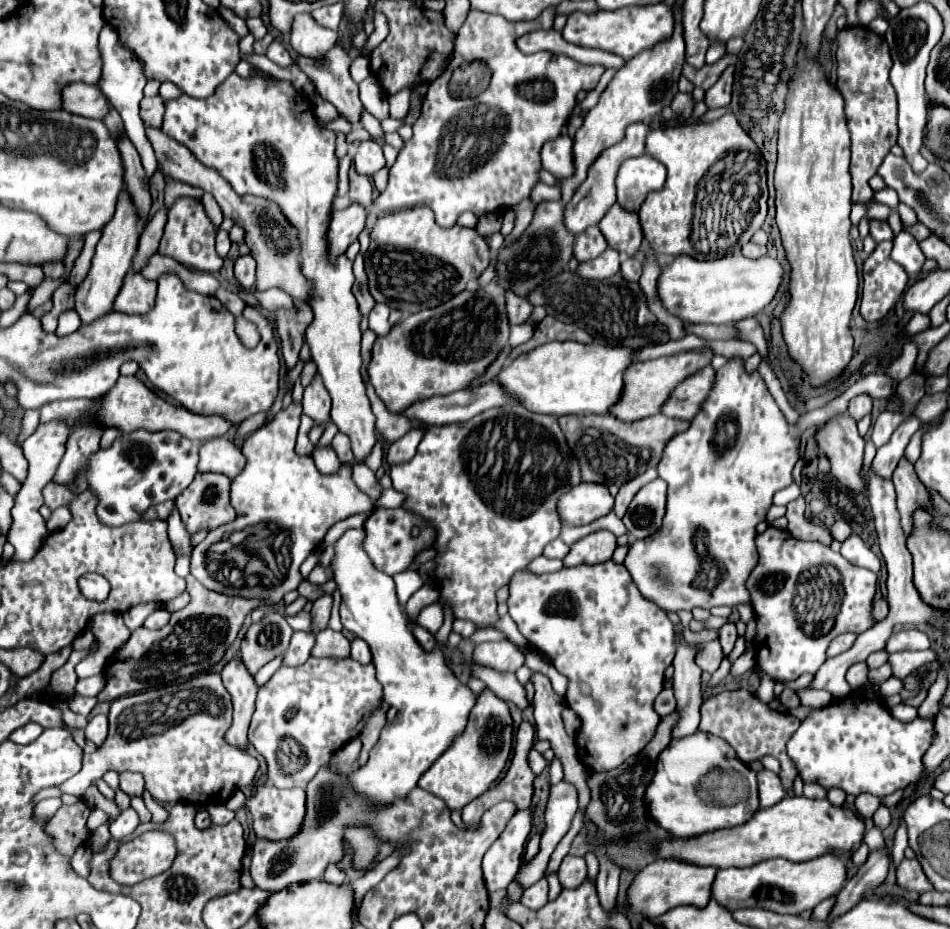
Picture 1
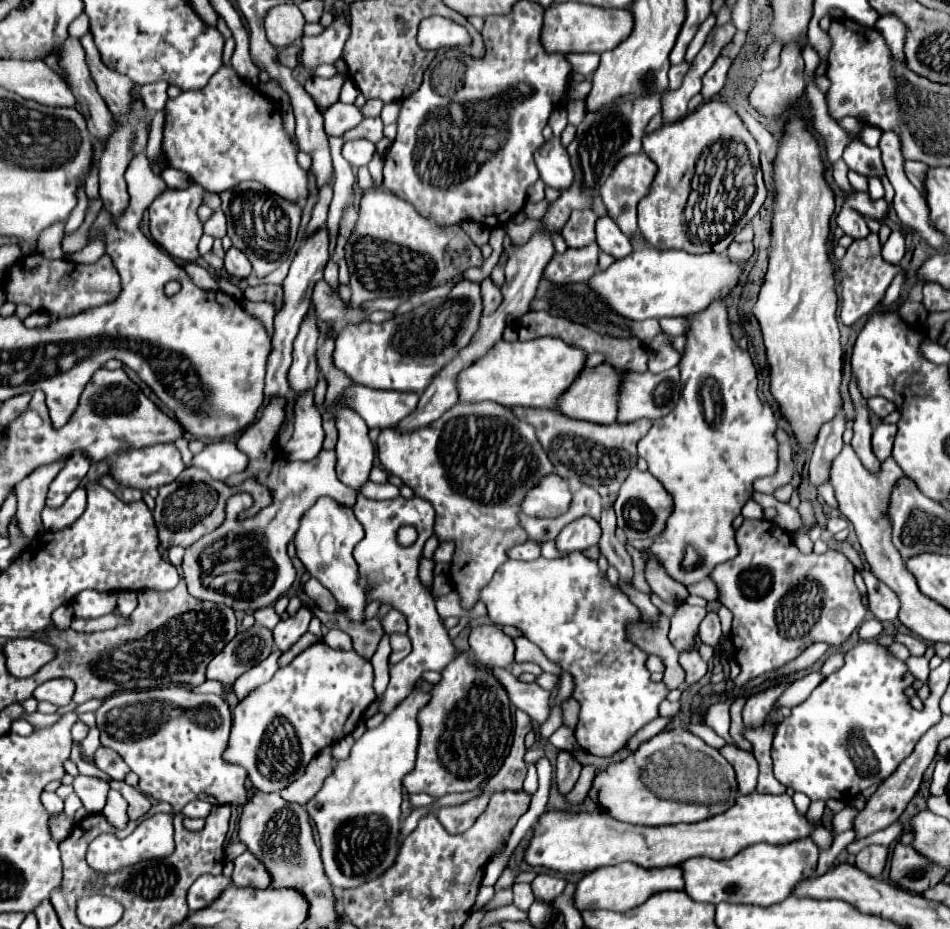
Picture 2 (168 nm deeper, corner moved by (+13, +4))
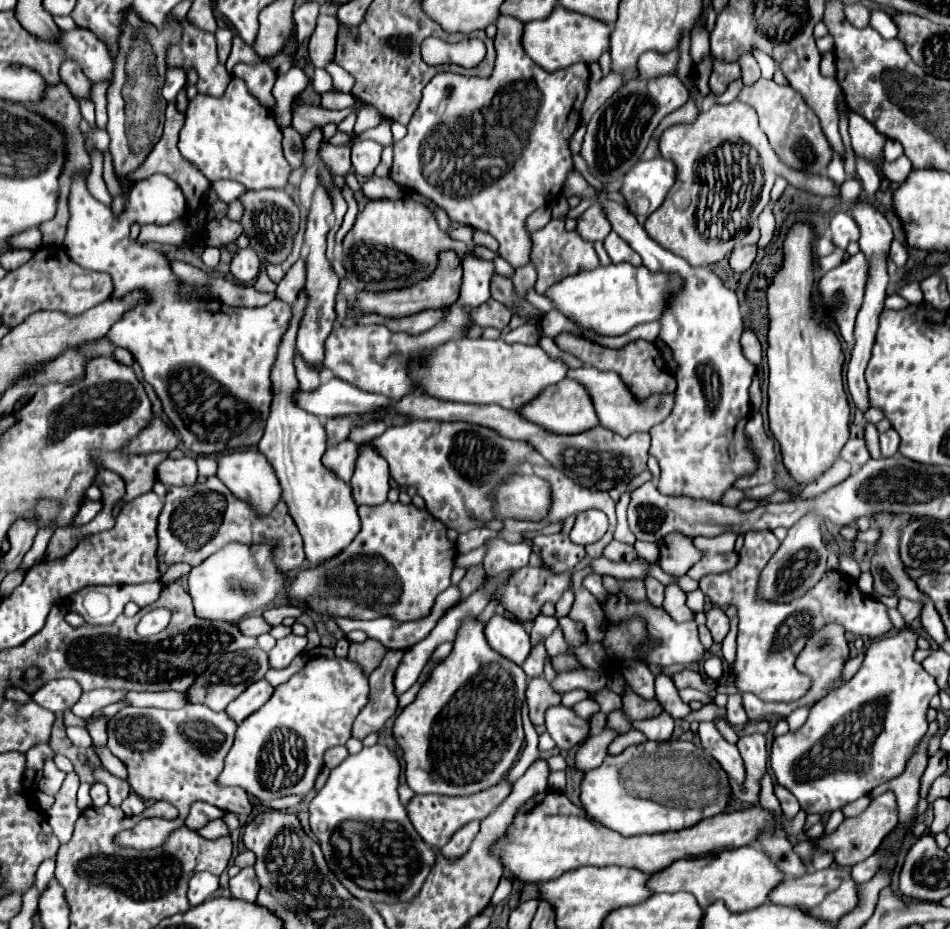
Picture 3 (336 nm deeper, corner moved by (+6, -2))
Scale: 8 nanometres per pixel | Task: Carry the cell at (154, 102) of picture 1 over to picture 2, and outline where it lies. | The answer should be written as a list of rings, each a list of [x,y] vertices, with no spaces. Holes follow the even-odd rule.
[[[155,82],[155,84],[143,84],[139,86],[139,98],[143,98],[143,104],[147,106],[149,112],[159,112],[163,110],[167,102],[167,86],[165,82]]]

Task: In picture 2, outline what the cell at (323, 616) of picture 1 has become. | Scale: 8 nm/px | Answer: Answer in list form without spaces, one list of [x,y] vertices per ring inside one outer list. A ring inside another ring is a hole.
[[[301,606],[295,616],[287,618],[287,620],[281,620],[281,622],[273,628],[275,646],[277,646],[279,650],[283,650],[283,652],[285,652],[287,648],[291,648],[291,646],[307,632],[311,618],[313,618],[311,610],[305,608],[305,606]]]

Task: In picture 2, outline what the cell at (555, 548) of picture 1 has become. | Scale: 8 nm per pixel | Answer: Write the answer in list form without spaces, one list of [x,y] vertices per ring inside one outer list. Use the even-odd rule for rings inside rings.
[[[525,542],[525,544],[519,544],[519,546],[513,546],[509,550],[509,558],[515,558],[515,560],[533,560],[541,556],[541,544],[539,542]]]

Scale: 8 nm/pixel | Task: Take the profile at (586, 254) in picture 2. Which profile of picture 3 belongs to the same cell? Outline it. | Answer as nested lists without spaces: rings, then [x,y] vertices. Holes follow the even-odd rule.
[[[550,220],[544,228],[540,228],[532,234],[532,242],[534,242],[532,262],[534,262],[534,268],[538,272],[538,280],[536,280],[534,288],[538,294],[544,294],[546,288],[550,288],[552,284],[560,282],[562,278],[566,278],[570,274],[576,274],[582,270],[594,270],[600,266],[592,242],[582,240],[582,236],[578,236],[576,230],[566,232],[564,220]]]

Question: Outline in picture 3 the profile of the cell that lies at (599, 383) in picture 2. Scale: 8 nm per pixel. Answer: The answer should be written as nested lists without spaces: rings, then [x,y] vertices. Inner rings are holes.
[[[570,378],[560,380],[554,384],[554,388],[546,388],[546,392],[540,392],[534,400],[530,400],[530,404],[526,404],[526,408],[518,408],[518,414],[530,422],[536,422],[538,426],[548,428],[554,434],[580,434],[598,424],[588,392]]]

